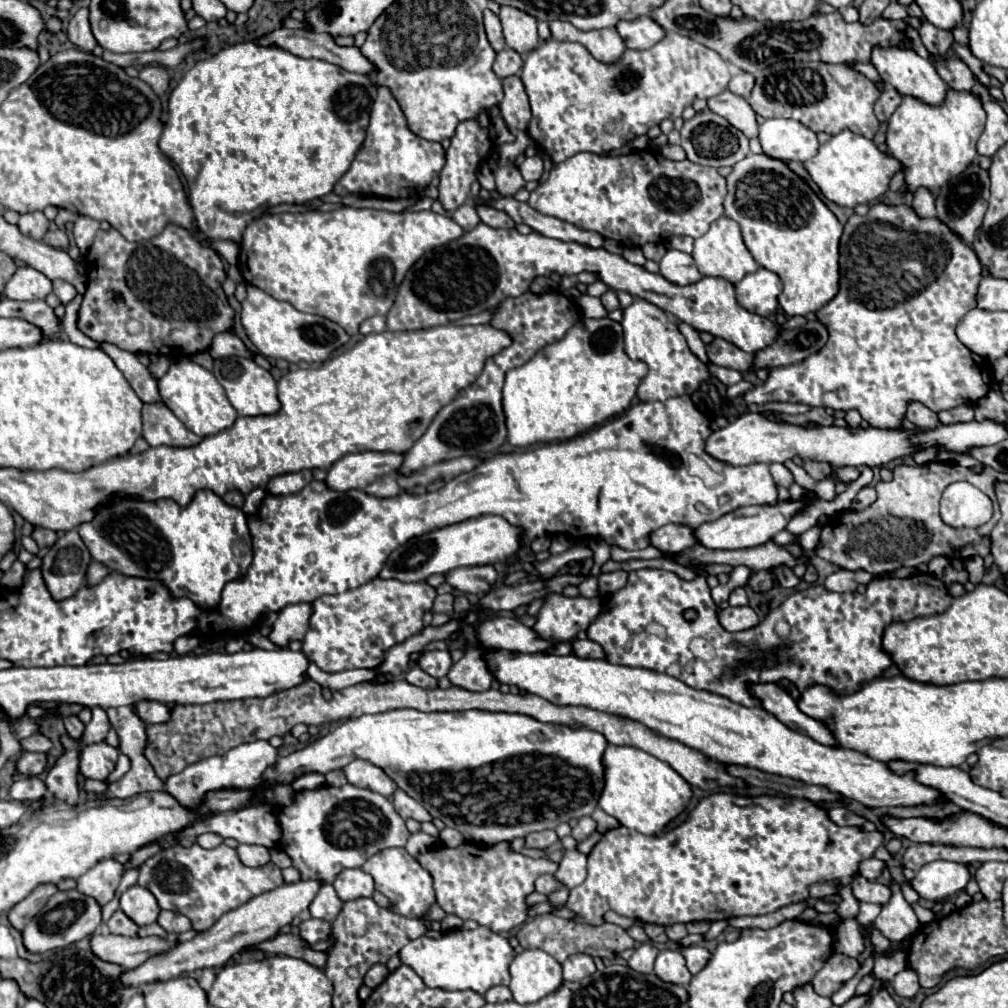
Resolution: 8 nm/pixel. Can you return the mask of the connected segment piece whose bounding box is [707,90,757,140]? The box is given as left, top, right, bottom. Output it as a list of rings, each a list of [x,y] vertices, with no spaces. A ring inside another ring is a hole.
[[[727,90],[709,98],[707,102],[715,114],[723,116],[733,128],[741,130],[749,140],[757,138],[757,120],[755,120],[757,116],[745,98],[735,96],[733,92]]]

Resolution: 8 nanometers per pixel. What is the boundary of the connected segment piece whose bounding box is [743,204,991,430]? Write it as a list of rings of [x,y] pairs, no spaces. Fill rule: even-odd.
[[[875,204],[871,206],[869,214],[867,216],[859,216],[859,214],[853,214],[847,224],[845,224],[845,232],[841,236],[841,258],[839,258],[839,264],[841,264],[841,290],[839,294],[829,302],[825,304],[823,308],[817,310],[817,320],[821,324],[827,326],[827,332],[829,332],[829,340],[827,344],[807,356],[807,360],[799,362],[799,364],[793,364],[793,366],[787,366],[787,368],[775,368],[775,372],[769,374],[769,378],[749,390],[747,394],[743,394],[745,402],[751,404],[751,402],[757,402],[757,404],[763,404],[763,402],[799,402],[799,404],[809,404],[809,406],[823,406],[823,408],[833,408],[833,410],[859,410],[863,420],[873,426],[873,428],[887,428],[887,430],[899,430],[903,426],[903,420],[905,420],[905,412],[907,412],[907,406],[911,402],[921,402],[925,404],[929,410],[933,412],[941,412],[941,410],[951,410],[955,406],[961,406],[961,404],[973,404],[977,402],[979,398],[983,398],[989,388],[991,388],[991,372],[985,370],[977,360],[975,360],[975,354],[965,348],[959,338],[955,336],[955,326],[959,324],[959,320],[975,308],[975,292],[977,292],[977,284],[981,280],[981,264],[979,264],[979,258],[975,256],[975,252],[963,244],[959,240],[959,236],[955,236],[945,224],[939,224],[937,218],[919,218],[913,208],[909,206],[885,206],[885,204]],[[891,294],[905,294],[905,300],[903,302],[895,302],[895,306],[887,308],[887,304],[891,304]]]

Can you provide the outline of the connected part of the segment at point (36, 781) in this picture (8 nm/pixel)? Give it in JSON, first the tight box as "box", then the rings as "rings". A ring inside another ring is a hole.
{"box":[9,778,47,802],"rings":[[[19,778],[13,782],[9,796],[17,802],[41,802],[47,794],[47,786],[41,778]]]}

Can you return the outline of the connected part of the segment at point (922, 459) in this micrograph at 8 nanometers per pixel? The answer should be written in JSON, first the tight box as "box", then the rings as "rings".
{"box":[912,446,940,466],"rings":[[[933,446],[922,451],[917,451],[912,455],[913,460],[917,465],[922,466],[923,464],[928,464],[929,462],[935,461],[937,459],[936,457],[939,451],[940,447],[938,446]]]}

